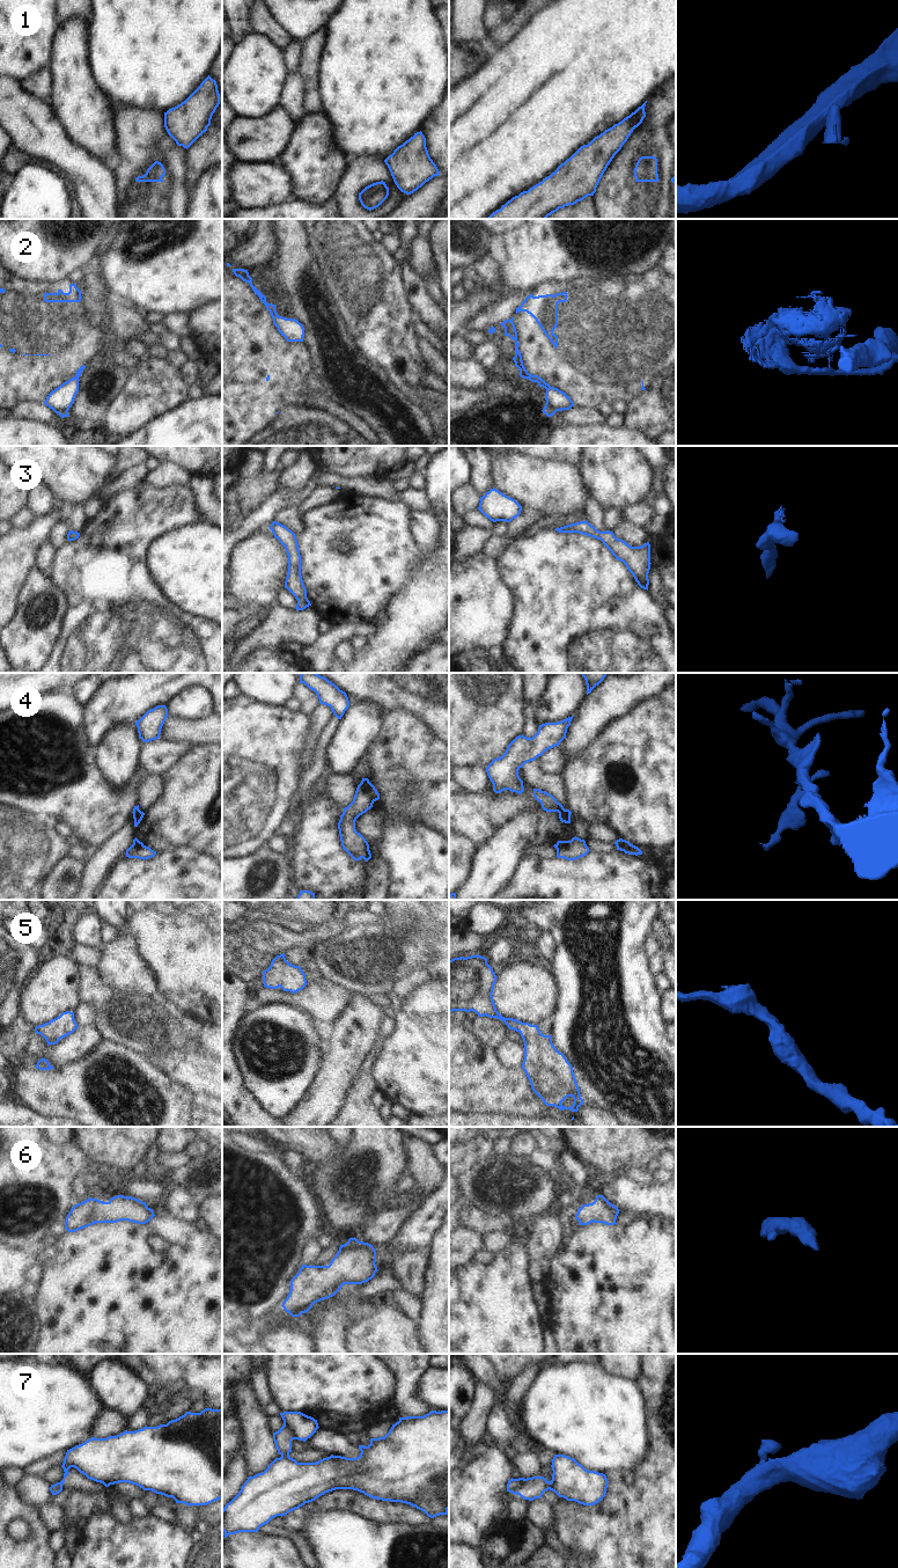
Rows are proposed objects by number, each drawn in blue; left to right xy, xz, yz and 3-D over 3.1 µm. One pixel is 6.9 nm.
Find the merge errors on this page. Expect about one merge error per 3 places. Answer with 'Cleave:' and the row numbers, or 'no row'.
Cleave: 1, 2, 4

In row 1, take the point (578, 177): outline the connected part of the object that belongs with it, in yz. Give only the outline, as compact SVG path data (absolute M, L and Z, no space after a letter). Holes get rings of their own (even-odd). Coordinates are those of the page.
M646 103L588 145L581 146L554 173L513 197L486 219L546 219L559 208L594 196L608 166L640 125Z

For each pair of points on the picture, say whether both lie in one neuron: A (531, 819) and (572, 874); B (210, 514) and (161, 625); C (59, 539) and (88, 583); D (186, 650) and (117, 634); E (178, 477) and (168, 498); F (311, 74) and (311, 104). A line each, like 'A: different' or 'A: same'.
A: different
B: different
C: different
D: same
E: different
F: same

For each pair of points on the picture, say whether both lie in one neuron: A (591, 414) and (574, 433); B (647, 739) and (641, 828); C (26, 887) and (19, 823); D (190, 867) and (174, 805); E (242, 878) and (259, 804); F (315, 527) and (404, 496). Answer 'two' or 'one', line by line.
A: two
B: one
C: one
D: two
E: two
F: two

